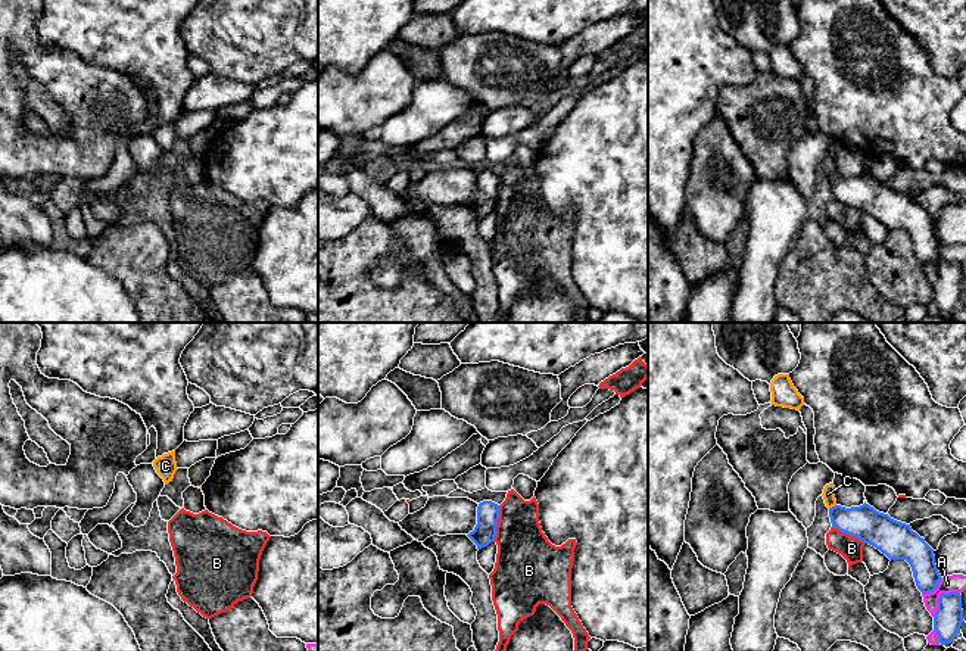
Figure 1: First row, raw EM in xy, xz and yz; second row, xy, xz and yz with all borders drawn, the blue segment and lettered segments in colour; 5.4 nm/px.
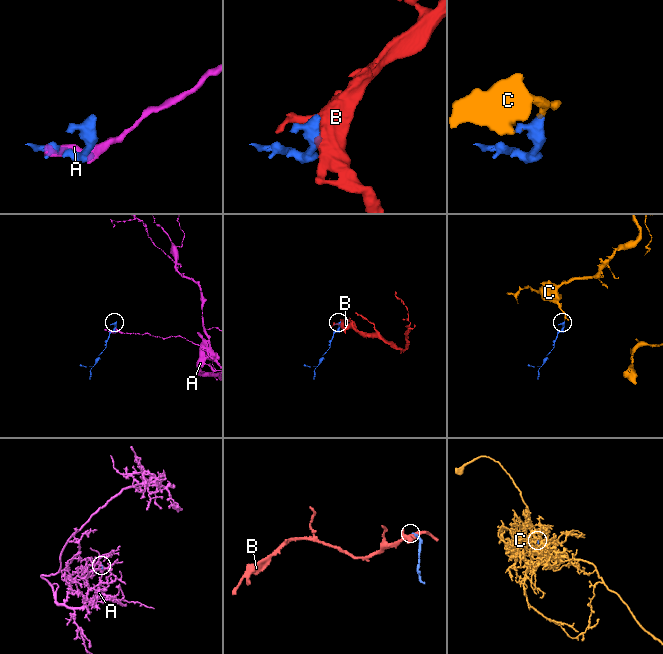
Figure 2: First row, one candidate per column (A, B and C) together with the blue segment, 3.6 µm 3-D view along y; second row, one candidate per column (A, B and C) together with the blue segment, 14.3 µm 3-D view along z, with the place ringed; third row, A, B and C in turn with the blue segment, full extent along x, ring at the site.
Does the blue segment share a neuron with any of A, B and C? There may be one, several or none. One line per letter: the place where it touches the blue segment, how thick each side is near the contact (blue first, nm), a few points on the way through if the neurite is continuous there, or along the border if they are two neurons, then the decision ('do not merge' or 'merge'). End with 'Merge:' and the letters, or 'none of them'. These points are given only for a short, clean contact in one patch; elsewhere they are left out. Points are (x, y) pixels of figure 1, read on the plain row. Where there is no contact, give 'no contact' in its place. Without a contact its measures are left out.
A: contact yz (940, 268); calibres 160 and 100 nm; do not merge
B: contact xz (496, 193); calibres 130 and 320 nm; do not merge
C: contact yz (832, 177); calibres 190 and 70 nm; way yz (865, 193), (845, 190), (832, 177), (828, 164); merge
Merge: C

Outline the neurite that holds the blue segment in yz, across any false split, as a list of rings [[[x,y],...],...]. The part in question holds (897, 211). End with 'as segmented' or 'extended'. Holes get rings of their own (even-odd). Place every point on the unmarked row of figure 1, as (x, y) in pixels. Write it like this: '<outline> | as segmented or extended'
[[[833,153],[825,156],[822,166],[829,178],[832,197],[875,217],[889,230],[906,230],[922,264],[937,259],[941,244],[934,219],[910,194],[897,191],[866,172],[851,178],[838,175]]] | extended

